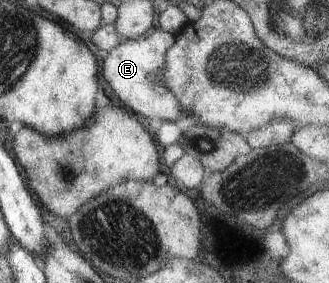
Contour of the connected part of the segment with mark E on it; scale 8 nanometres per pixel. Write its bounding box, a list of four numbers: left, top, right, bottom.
[102,28,186,121]

